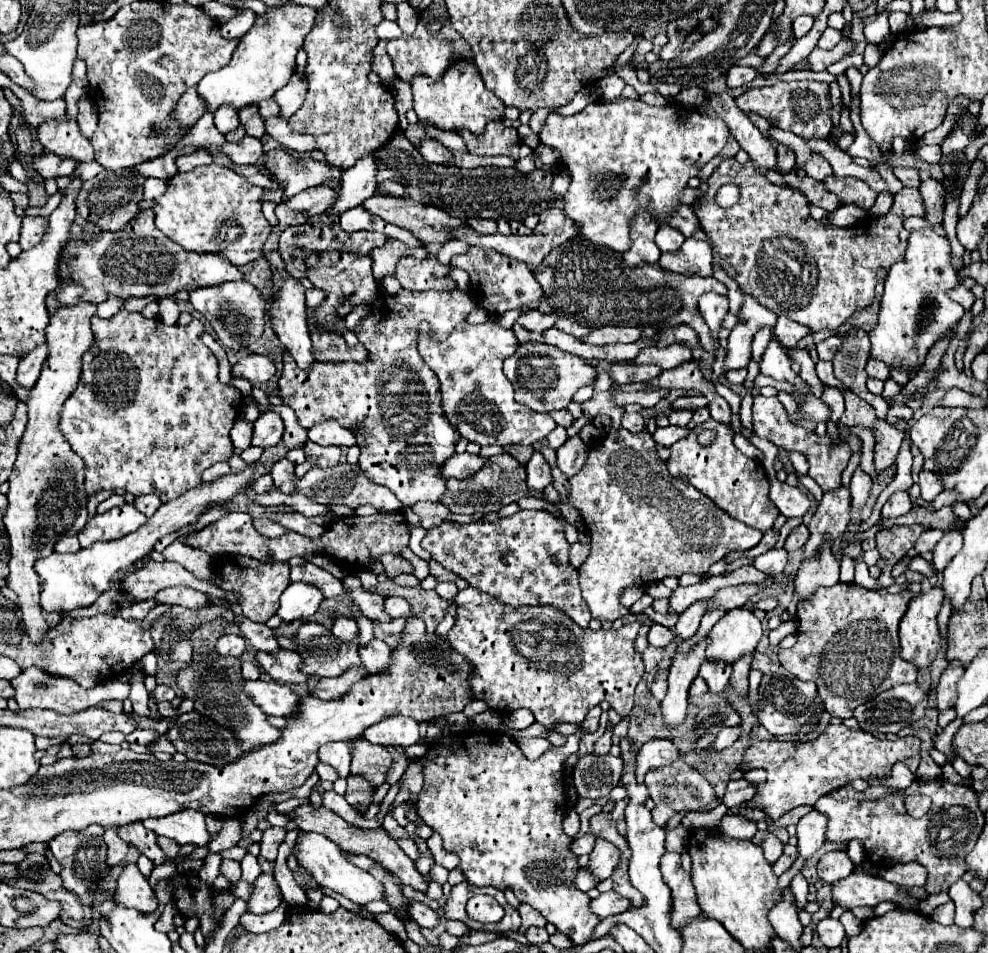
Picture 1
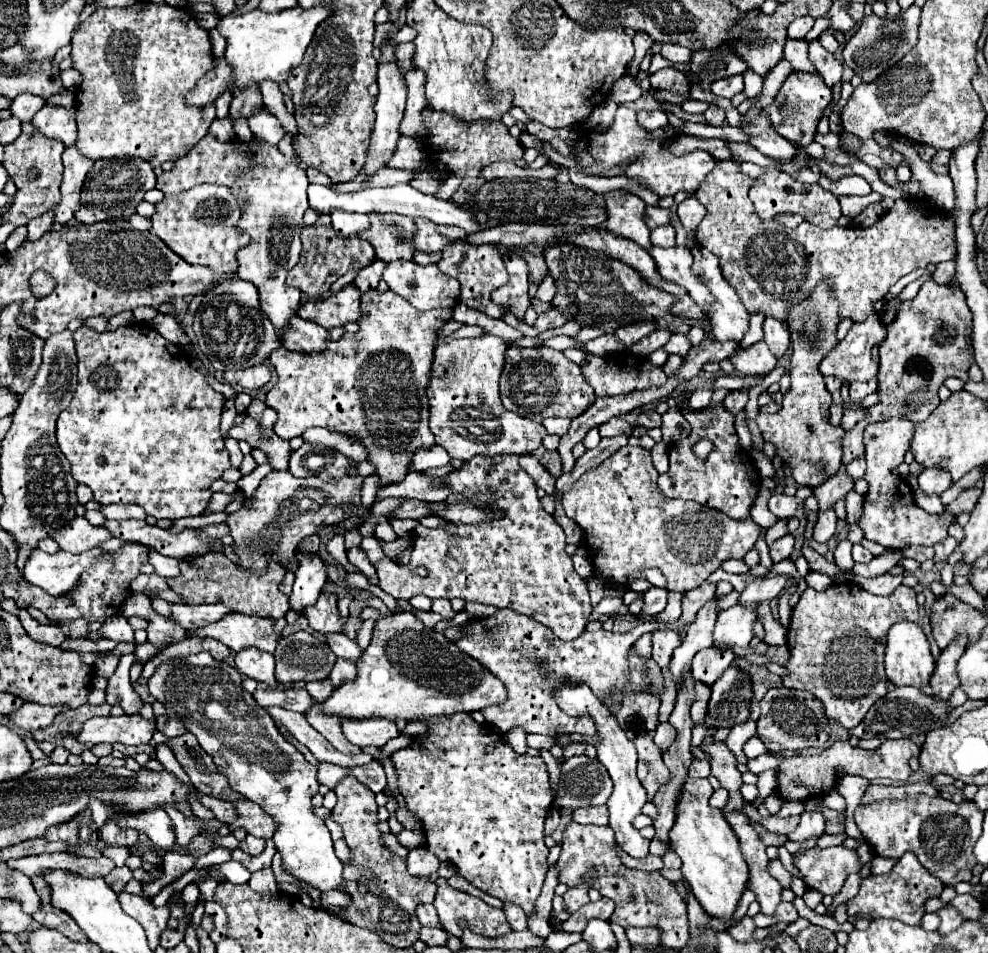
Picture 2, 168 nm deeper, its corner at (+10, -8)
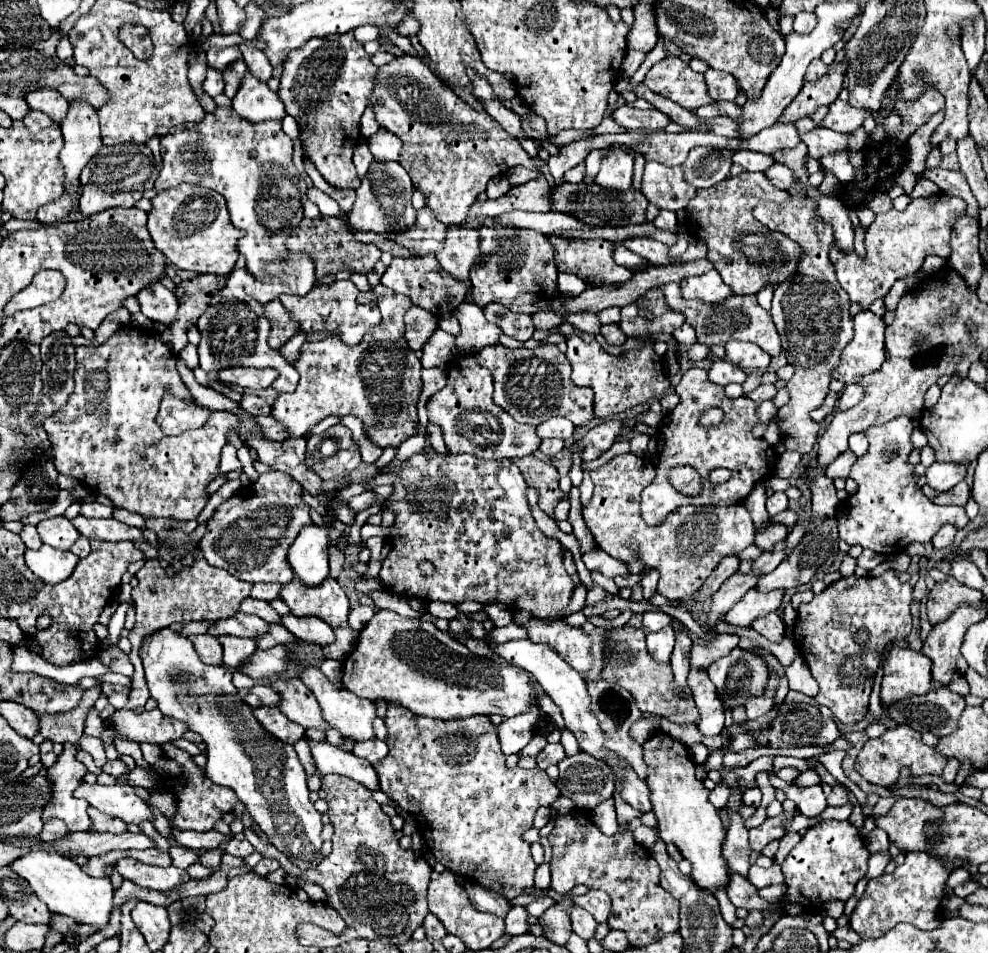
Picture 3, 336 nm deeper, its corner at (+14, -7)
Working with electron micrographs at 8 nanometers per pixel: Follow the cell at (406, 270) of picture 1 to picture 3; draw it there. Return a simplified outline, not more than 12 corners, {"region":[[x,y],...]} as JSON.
{"region":[[435,255],[393,257],[381,283],[433,315],[465,301]]}

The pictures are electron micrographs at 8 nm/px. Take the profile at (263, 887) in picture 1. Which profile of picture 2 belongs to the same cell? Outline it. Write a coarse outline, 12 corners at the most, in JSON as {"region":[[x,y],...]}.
{"region":[[271,868],[251,874],[251,890],[277,894]]}

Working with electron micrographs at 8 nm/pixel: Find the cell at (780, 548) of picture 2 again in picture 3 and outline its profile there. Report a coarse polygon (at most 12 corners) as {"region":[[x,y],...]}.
{"region":[[773,525],[755,531],[755,543],[769,551],[787,537],[785,525]]}

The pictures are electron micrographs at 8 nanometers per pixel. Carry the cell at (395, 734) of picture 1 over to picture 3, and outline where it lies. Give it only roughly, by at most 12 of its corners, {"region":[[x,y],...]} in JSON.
{"region":[[299,667],[325,721],[343,737],[373,739],[375,705]]}

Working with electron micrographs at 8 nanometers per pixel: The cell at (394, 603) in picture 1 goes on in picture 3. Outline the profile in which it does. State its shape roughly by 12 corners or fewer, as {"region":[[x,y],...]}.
{"region":[[355,605],[349,627],[361,631],[375,615],[373,607]]}

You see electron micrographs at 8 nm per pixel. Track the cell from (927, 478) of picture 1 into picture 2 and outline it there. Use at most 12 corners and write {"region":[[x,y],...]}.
{"region":[[925,468],[919,488],[927,496],[939,496],[951,486],[949,472]]}

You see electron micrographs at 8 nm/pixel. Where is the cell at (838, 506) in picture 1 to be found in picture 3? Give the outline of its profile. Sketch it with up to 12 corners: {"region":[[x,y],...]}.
{"region":[[851,449],[827,465],[829,479],[847,479],[857,461]]}

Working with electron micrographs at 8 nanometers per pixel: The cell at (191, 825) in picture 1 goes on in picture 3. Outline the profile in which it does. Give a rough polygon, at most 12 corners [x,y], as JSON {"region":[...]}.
{"region":[[89,785],[73,793],[99,811],[139,825],[151,809],[131,785]]}

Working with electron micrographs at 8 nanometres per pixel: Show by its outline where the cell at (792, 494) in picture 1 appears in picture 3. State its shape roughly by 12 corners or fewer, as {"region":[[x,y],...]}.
{"region":[[773,493],[767,499],[767,513],[773,517],[787,509],[787,495]]}

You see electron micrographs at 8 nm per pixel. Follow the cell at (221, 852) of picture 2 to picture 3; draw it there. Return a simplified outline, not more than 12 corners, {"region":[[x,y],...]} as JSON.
{"region":[[123,857],[117,871],[139,887],[171,891],[189,881],[185,869],[153,867]]}

